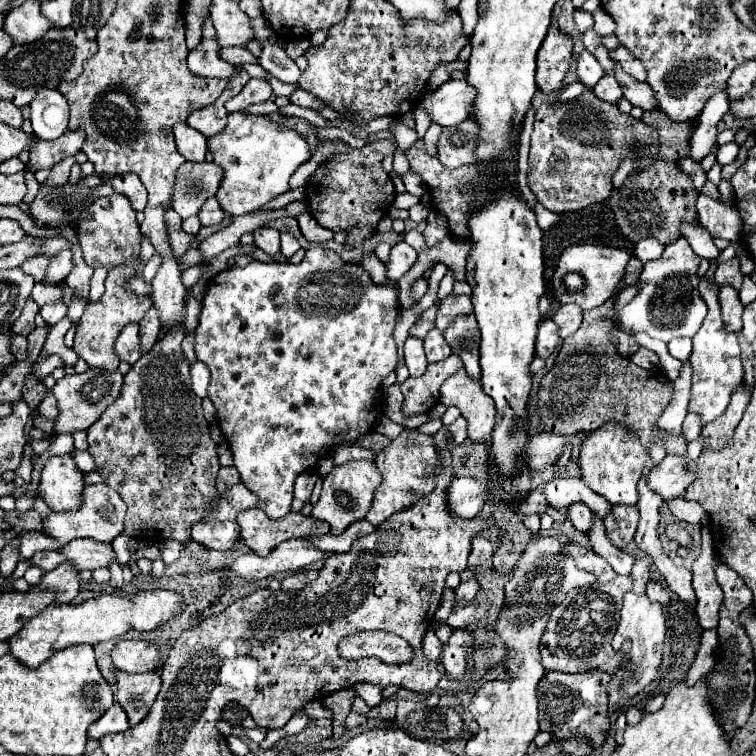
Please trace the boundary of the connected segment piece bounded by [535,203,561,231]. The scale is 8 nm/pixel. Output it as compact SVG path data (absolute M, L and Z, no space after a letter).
M537 203L537 207L535 207L535 215L537 215L537 223L543 231L551 229L553 225L557 225L561 221L561 215L555 215L555 213L547 211L545 207L541 207L541 203Z

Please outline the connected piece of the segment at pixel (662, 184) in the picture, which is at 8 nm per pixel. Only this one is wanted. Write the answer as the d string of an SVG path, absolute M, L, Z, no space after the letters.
M657 159L651 163L651 169L631 175L625 181L623 189L611 195L609 207L615 213L615 221L627 239L637 243L641 239L655 237L663 245L669 245L675 243L679 237L683 237L681 233L683 221L693 225L699 223L695 209L697 197L699 193L693 191L689 175L685 175L677 163L667 163Z

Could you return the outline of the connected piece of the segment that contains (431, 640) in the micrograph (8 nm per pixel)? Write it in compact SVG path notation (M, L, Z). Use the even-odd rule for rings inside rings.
M429 629L427 635L425 635L425 639L423 639L423 653L425 653L425 657L429 657L433 661L439 661L441 651L443 651L443 643L437 639L435 631Z

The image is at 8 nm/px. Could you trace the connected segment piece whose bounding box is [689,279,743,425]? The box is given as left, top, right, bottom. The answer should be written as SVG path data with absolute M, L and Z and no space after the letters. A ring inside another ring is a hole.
M701 279L699 291L709 307L709 313L707 313L707 319L703 321L703 327L693 337L693 353L691 353L693 387L691 387L689 411L701 417L701 425L707 425L727 409L731 393L743 383L743 365L739 357L737 335L725 331L723 327L719 303L717 303L717 289L711 291L711 287L707 287L707 279Z

